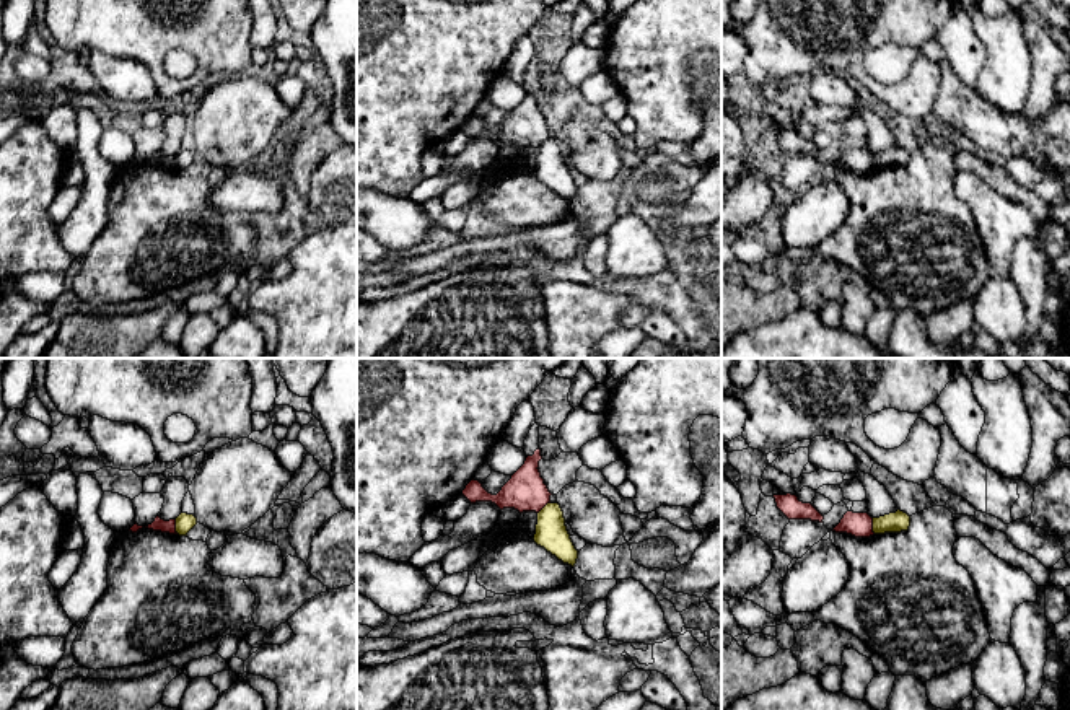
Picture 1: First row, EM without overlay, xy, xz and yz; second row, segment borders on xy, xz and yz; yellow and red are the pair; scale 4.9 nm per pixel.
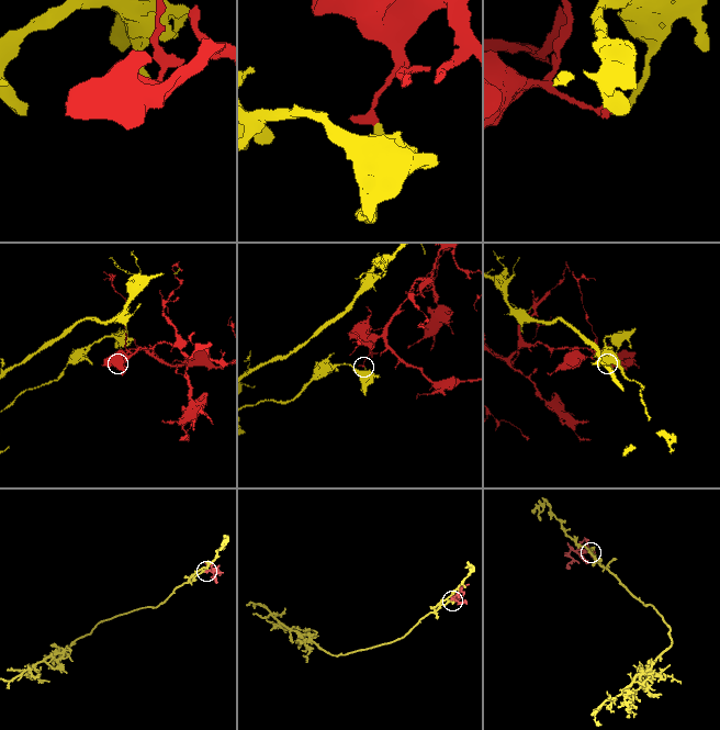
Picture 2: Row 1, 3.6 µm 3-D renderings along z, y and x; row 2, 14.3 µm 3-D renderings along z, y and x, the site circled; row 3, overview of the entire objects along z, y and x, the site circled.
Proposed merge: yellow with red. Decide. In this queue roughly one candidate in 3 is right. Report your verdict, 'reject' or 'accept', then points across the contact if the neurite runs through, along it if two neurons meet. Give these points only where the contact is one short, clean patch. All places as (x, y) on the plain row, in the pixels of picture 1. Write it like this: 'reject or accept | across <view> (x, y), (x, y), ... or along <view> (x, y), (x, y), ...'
reject | along yz (872, 153), (872, 165), (875, 168)

